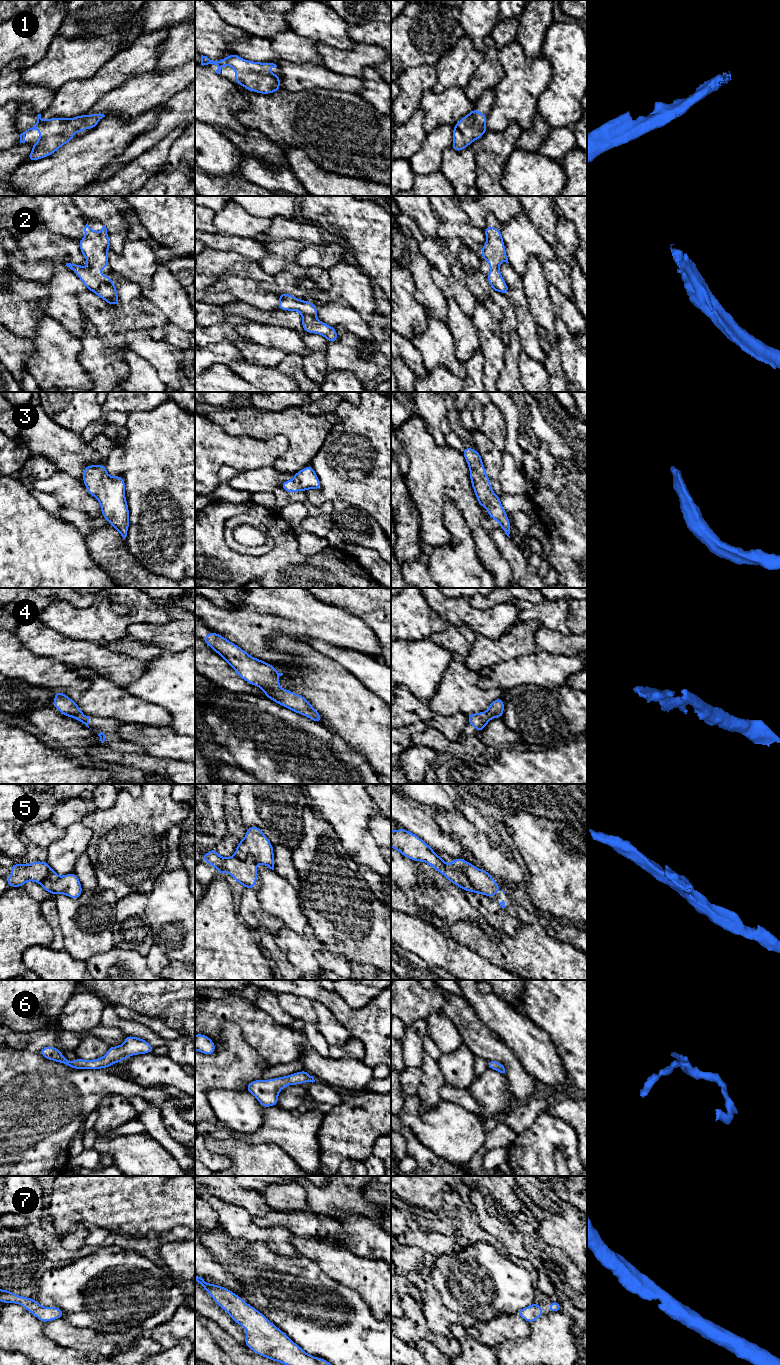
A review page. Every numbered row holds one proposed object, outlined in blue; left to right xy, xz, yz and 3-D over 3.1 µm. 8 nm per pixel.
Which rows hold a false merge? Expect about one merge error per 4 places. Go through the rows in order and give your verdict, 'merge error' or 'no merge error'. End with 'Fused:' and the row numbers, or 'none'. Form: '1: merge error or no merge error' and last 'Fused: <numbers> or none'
1: no merge error
2: no merge error
3: no merge error
4: no merge error
5: merge error
6: no merge error
7: no merge error
Fused: 5

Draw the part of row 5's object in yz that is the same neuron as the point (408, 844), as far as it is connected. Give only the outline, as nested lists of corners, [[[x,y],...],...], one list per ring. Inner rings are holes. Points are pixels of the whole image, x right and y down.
[[[404,828],[391,830],[391,847],[406,858],[429,864],[464,891],[482,894],[470,884],[462,872],[456,870],[452,864],[447,864],[425,841]]]

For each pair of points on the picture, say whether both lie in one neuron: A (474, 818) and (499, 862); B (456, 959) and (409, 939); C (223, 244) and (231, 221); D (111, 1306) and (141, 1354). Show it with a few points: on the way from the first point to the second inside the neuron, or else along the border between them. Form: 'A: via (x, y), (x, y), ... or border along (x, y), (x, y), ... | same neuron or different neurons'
A: border along (464, 816), (486, 836), (493, 846), (498, 848) | different neurons
B: via (444, 953), (436, 950), (427, 941), (421, 939) | same neuron
C: border along (218, 231), (250, 239) | different neurons
D: border along (146, 1333), (141, 1333), (137, 1336) | different neurons

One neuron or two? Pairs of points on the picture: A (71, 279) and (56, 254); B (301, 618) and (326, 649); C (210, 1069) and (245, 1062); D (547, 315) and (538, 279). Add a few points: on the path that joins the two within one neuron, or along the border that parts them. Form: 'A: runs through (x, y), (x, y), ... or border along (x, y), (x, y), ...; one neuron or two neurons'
A: border along (65, 265), (57, 264), (52, 277), (47, 282); two neurons
B: border along (307, 641), (310, 639), (321, 639), (341, 648); two neurons
C: runs through (219, 1069), (231, 1067), (236, 1063); one neuron
D: runs through (541, 306), (538, 298), (538, 288); one neuron

